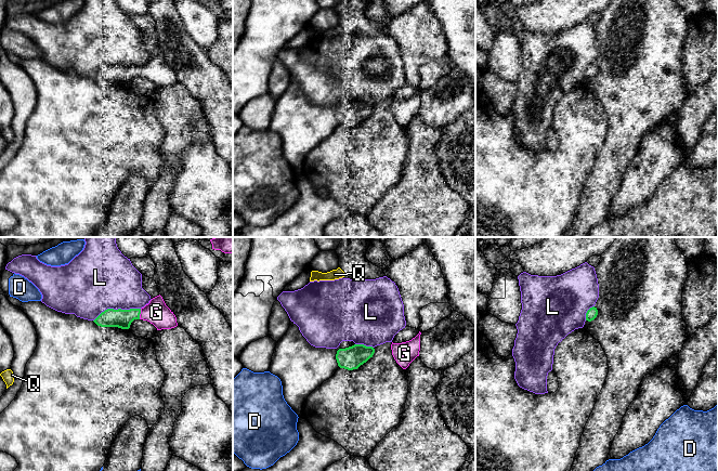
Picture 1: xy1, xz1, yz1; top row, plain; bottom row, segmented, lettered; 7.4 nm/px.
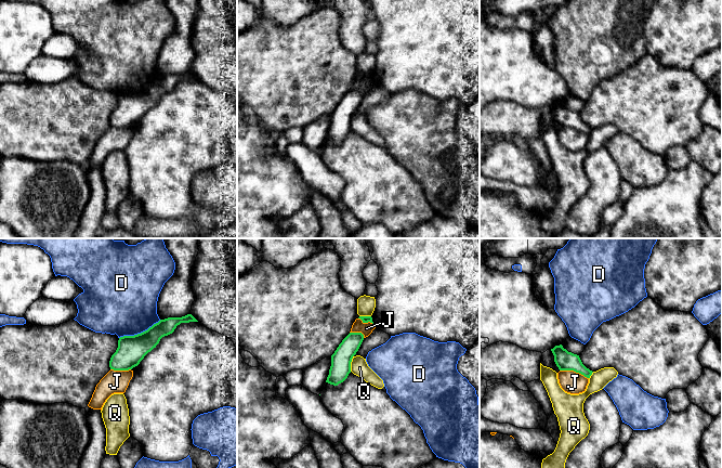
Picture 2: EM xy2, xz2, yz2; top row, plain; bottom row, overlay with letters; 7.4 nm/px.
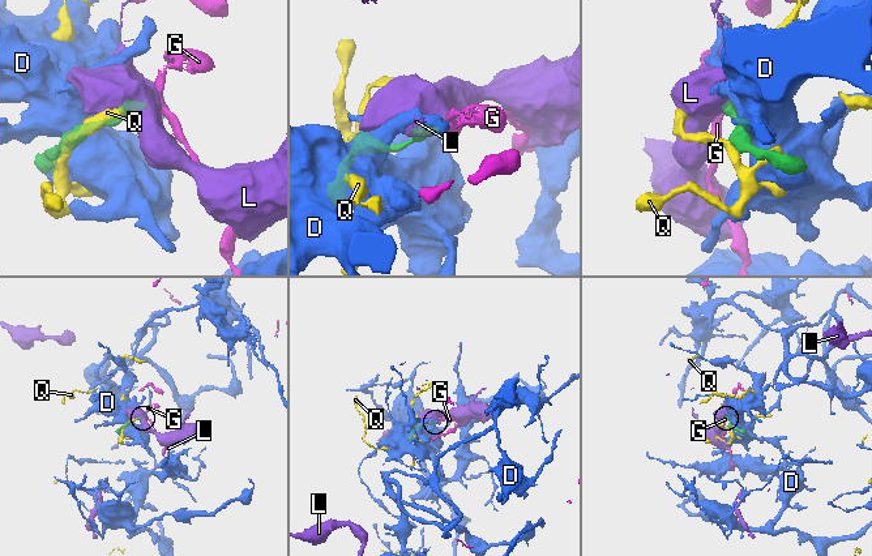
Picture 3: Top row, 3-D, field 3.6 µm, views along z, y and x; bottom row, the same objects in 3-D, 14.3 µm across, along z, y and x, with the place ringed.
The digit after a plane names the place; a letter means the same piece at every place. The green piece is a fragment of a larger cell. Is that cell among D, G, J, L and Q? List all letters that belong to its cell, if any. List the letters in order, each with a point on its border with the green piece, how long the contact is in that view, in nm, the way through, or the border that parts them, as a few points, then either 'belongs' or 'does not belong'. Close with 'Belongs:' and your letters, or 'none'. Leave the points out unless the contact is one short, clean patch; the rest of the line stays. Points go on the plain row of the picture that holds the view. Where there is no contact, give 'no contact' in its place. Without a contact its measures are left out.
D: contact xy2 (141, 90); length 340 nm; does not belong
G: contact xy1 (140, 70); length 80 nm; way xy1 (121, 76), (140, 70), (156, 69); belongs
J: contact yz2 (574, 128); length 220 nm; border yz2 (560, 127), (573, 127), (588, 135); does not belong
L: contact xy1 (116, 67); length 360 nm; does not belong
Q: contact xz2 (350, 120); length 120 nm; does not belong
Belongs: G

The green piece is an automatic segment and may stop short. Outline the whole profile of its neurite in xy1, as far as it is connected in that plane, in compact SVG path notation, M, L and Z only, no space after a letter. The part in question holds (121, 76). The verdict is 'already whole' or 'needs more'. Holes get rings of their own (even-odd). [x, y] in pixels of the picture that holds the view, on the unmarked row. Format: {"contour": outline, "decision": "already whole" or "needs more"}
{"contour": "M160 52L153 55L149 61L142 66L107 66L93 79L101 84L129 87L134 77L147 78L153 81L157 88L171 87L178 83L175 73L166 63Z", "decision": "needs more"}

